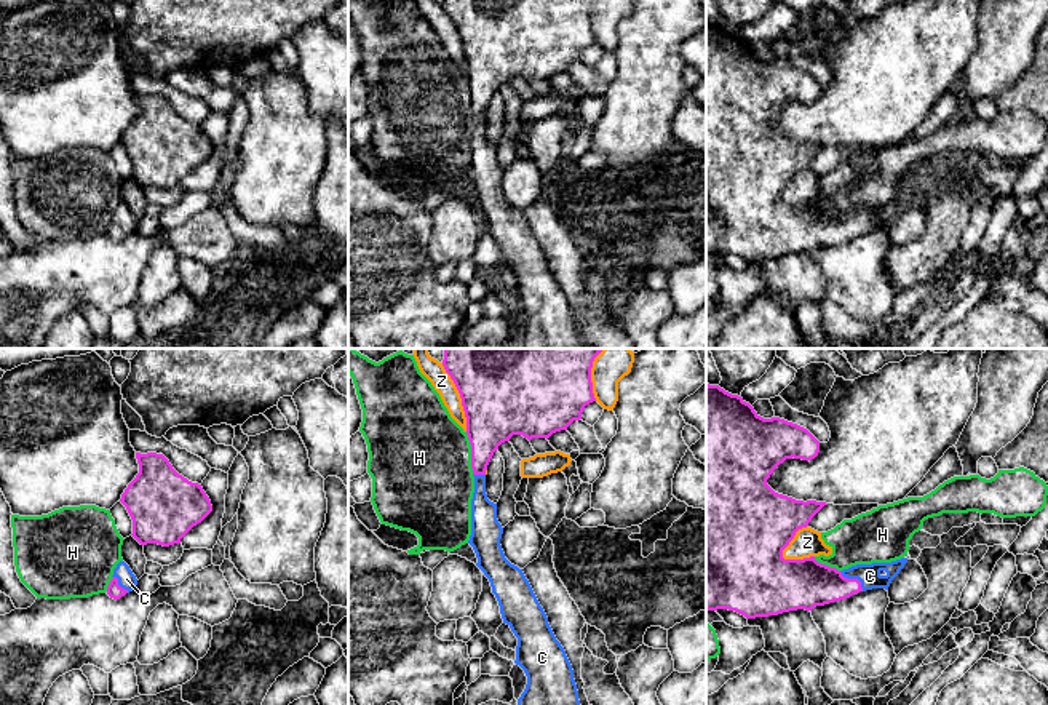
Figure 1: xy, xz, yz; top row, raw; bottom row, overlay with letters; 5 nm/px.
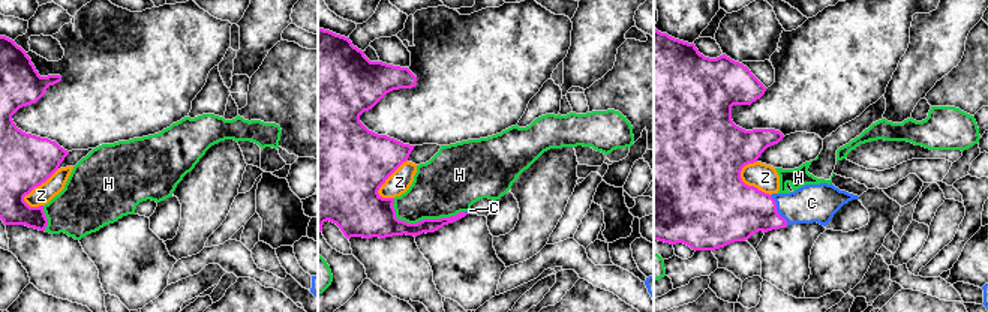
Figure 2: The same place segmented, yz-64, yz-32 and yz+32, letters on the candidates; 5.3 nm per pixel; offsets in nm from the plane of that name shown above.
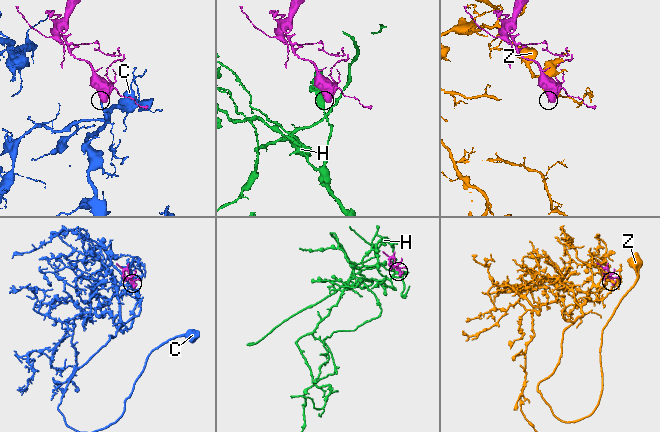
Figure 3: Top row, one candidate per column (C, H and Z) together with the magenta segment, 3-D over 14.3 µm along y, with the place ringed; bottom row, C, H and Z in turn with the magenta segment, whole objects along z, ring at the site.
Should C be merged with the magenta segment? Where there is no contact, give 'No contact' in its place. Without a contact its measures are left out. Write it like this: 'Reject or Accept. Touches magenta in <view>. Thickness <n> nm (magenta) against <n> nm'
Accept. Touches magenta in yz. Thickness 260 nm (magenta) against 110 nm

